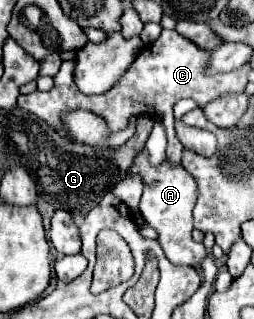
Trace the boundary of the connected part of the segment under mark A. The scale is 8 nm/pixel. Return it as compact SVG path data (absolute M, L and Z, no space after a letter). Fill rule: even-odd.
M143 150L141 156L137 156L137 162L133 162L131 174L143 174L145 178L145 200L141 200L141 218L157 230L157 242L161 244L165 256L173 264L183 266L201 266L201 262L207 258L207 248L203 244L193 242L193 206L197 196L197 182L193 176L187 174L187 170L171 168L167 162L163 162L159 168L153 168L147 160L147 152Z

